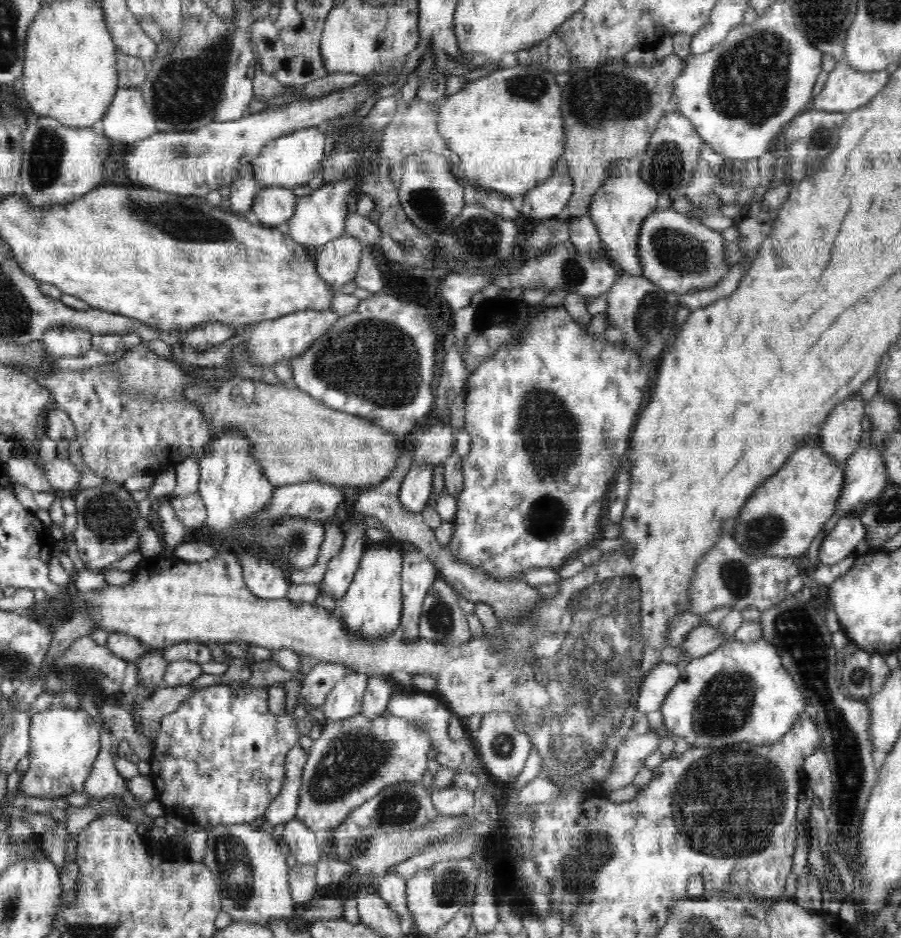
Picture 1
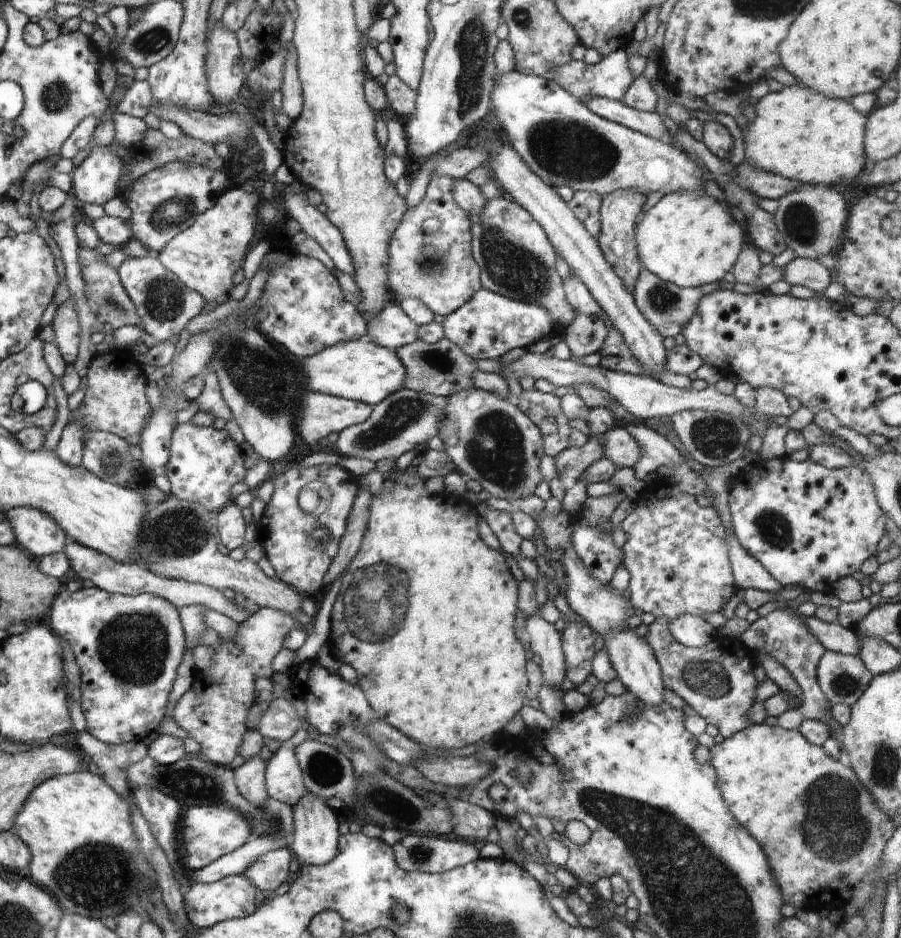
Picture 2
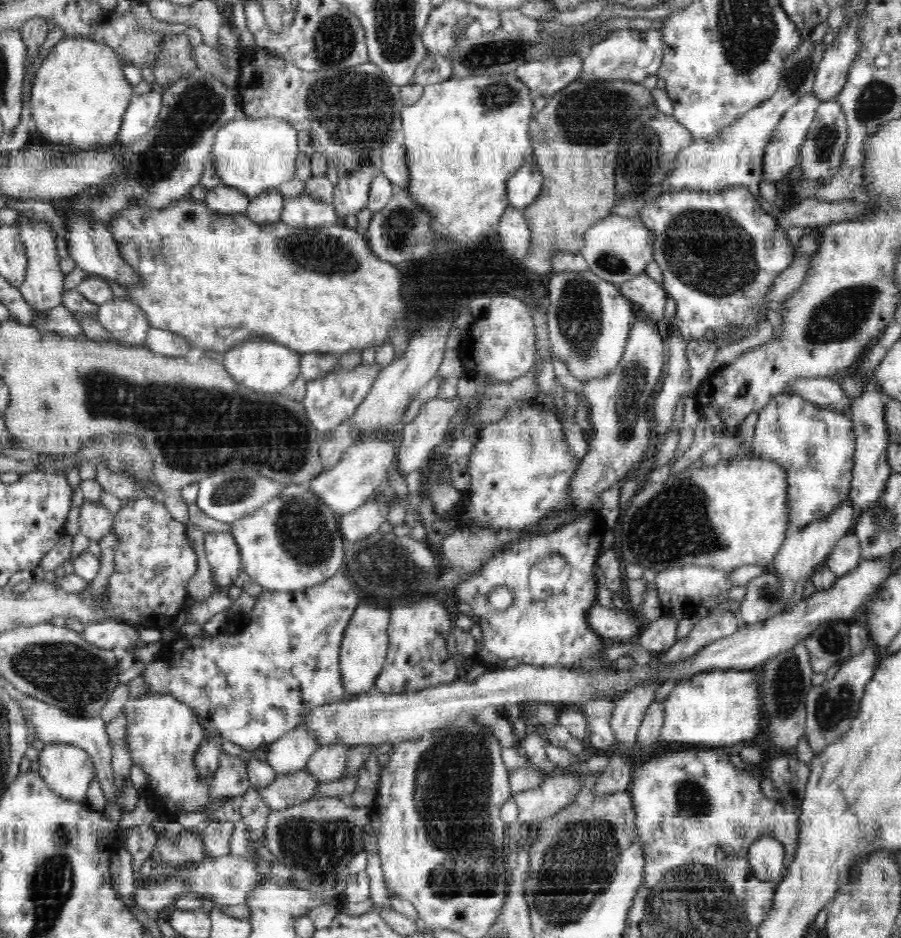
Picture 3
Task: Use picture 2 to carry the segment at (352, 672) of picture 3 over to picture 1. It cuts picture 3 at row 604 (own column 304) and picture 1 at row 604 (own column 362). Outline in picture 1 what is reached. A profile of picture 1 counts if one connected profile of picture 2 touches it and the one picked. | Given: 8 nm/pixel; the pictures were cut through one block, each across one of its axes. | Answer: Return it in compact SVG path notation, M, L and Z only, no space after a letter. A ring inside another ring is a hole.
M382 544L369 545L356 570L353 582L338 602L338 614L346 629L362 639L377 639L399 633L402 612L402 554Z

